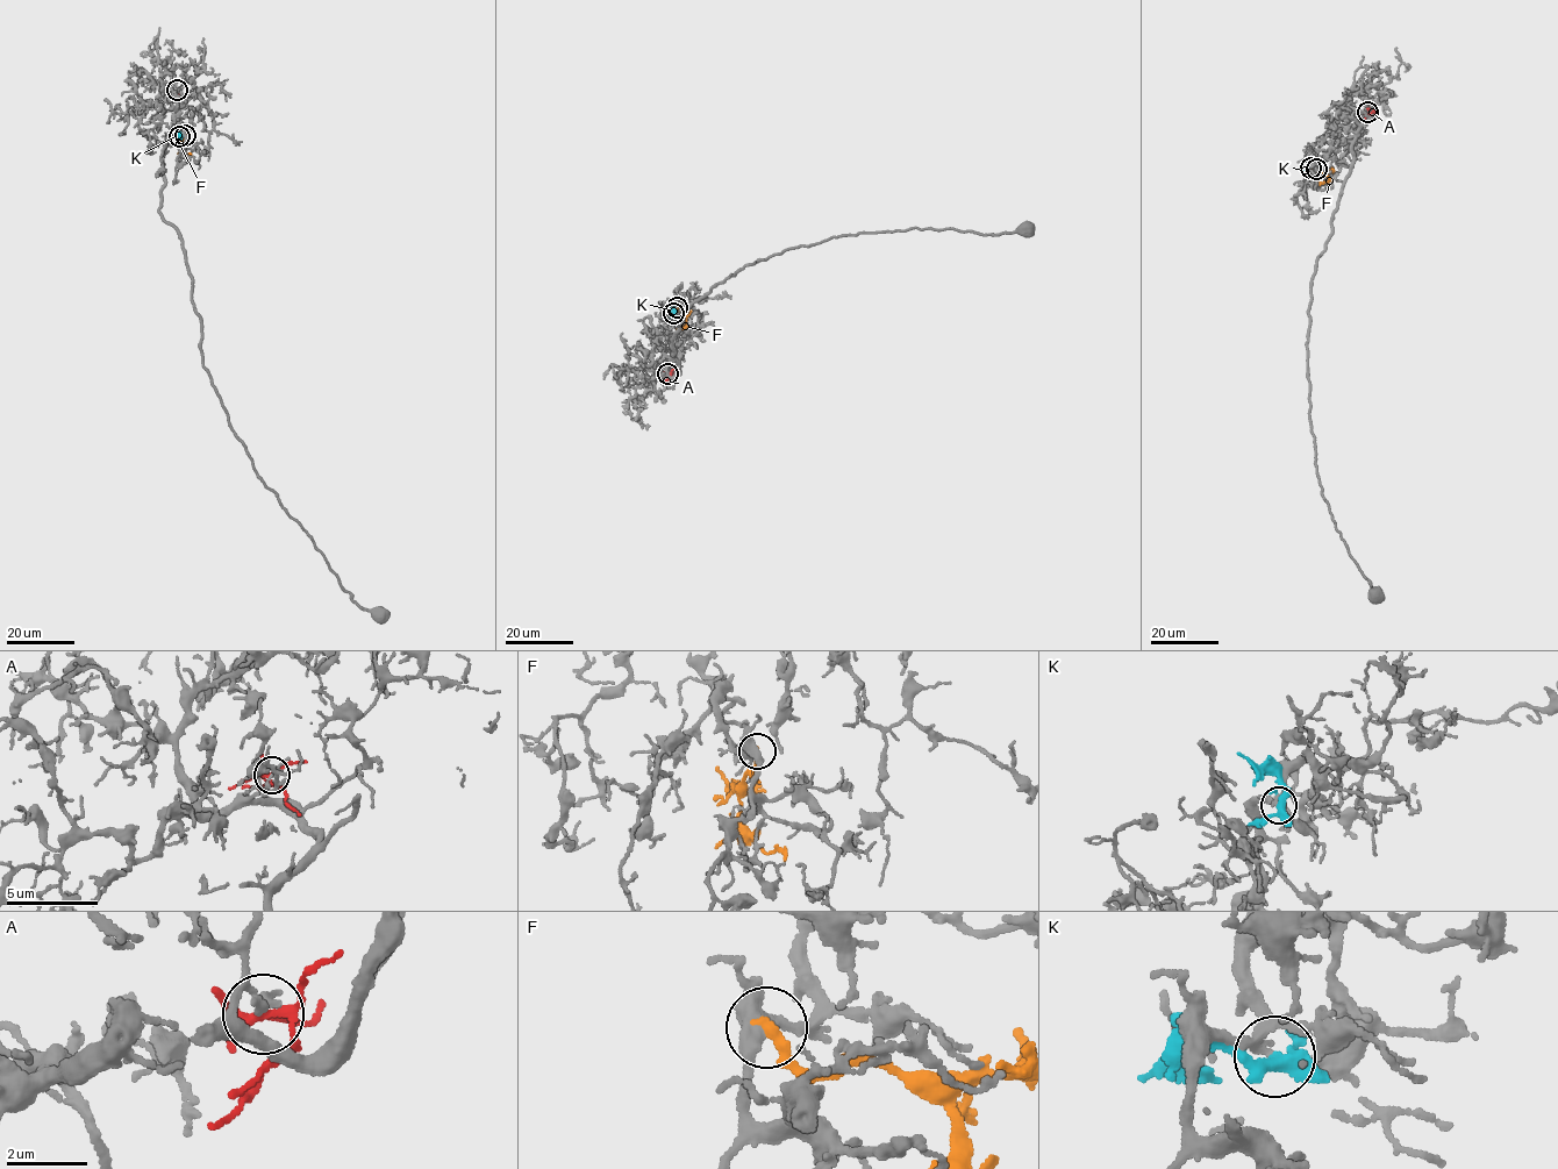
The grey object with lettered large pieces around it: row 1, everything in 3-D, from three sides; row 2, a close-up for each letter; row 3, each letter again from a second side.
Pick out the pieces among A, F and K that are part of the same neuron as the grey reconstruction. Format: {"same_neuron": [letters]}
{"same_neuron": []}

